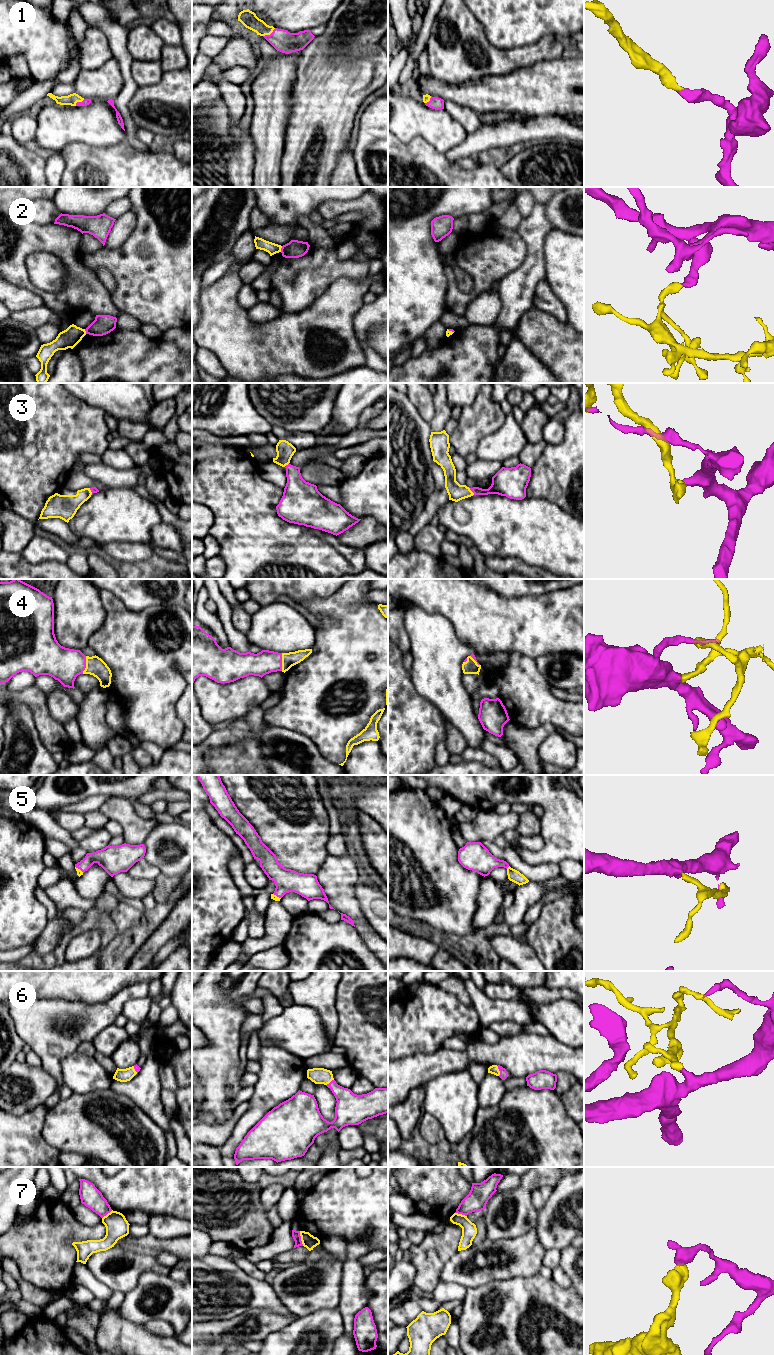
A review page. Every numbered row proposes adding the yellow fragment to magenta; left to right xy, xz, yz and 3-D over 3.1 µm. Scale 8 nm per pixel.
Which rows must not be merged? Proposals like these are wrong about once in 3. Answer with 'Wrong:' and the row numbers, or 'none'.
Wrong: 2, 7

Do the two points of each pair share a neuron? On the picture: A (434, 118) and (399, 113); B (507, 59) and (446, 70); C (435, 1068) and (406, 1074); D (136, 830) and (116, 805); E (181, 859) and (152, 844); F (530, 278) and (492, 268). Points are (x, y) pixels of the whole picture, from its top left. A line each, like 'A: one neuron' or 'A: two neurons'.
A: one neuron
B: one neuron
C: one neuron
D: one neuron
E: one neuron
F: two neurons

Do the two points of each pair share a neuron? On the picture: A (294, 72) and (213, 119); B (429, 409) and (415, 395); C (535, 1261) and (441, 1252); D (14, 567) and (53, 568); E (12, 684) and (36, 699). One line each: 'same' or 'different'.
A: different
B: same
C: different
D: same
E: different

